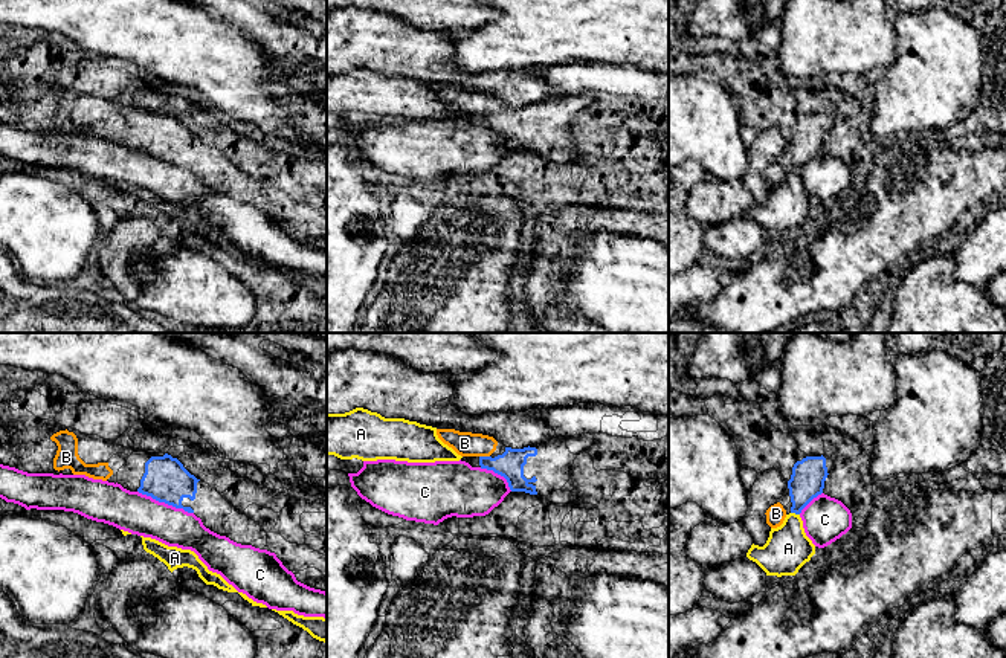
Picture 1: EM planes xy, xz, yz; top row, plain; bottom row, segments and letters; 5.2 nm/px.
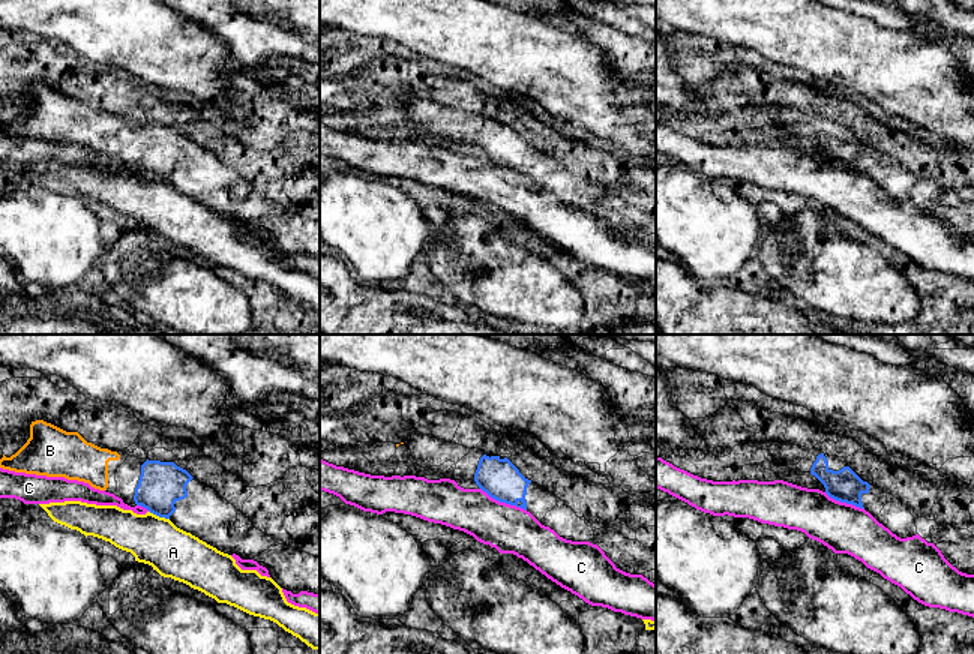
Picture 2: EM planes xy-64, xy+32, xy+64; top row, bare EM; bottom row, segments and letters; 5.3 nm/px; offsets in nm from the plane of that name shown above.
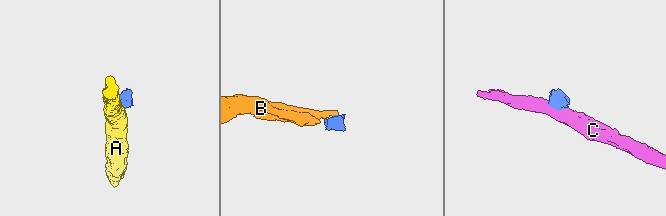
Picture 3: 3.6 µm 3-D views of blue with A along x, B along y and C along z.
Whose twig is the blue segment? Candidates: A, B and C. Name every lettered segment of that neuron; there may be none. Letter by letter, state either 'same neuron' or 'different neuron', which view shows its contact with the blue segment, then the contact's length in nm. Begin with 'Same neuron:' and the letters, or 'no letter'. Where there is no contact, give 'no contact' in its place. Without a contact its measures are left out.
Same neuron: B
A: different neuron; meets blue in yz; contact 50 nm long
B: same neuron; meets blue in xz; contact 60 nm long
C: different neuron; meets blue in xy; contact 320 nm long

